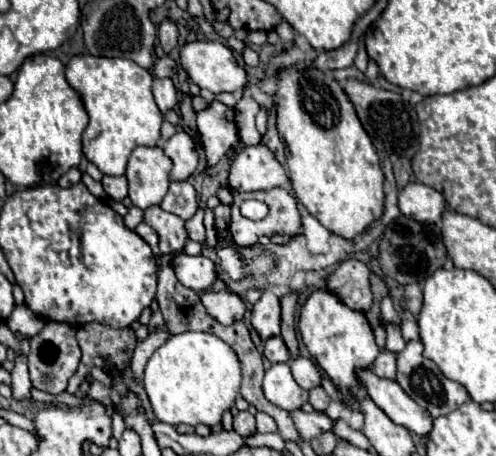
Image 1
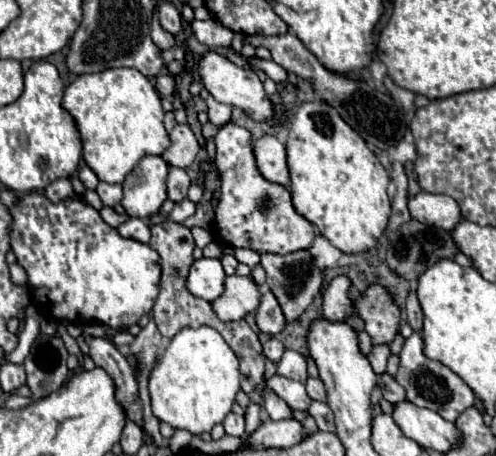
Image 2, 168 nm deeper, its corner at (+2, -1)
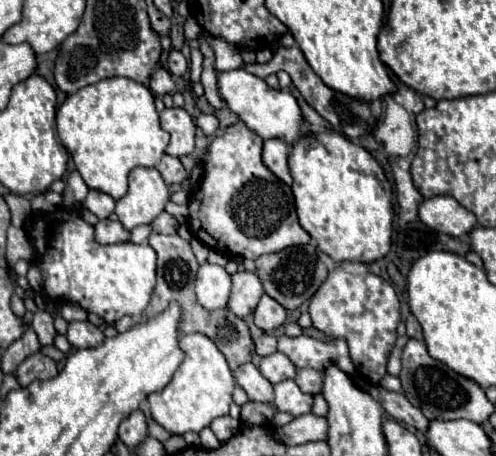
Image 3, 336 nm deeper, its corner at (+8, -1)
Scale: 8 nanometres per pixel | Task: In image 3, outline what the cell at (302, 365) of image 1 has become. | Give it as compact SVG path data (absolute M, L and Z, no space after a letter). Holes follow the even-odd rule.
M276 351L276 353L260 359L260 373L272 385L276 385L284 379L294 379L296 377L296 367L292 365L292 361L288 361L288 357L284 357L284 353Z

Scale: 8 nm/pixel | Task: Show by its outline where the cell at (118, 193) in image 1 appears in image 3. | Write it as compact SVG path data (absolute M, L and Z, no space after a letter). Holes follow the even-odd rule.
M90 191L84 199L84 207L92 211L98 219L106 219L114 211L114 199L102 191Z

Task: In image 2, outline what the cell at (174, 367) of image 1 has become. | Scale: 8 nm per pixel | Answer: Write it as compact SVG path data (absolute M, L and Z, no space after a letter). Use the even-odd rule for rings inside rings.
M212 327L182 329L158 355L150 373L148 389L152 397L152 413L174 429L186 429L192 435L212 431L212 427L222 423L230 413L234 397L240 391L238 365L234 351Z

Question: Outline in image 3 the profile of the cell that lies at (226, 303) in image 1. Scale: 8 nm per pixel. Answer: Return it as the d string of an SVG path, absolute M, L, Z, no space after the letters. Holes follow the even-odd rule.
M238 271L232 275L232 295L228 309L238 317L248 317L254 313L262 295L264 289L258 275L250 271Z

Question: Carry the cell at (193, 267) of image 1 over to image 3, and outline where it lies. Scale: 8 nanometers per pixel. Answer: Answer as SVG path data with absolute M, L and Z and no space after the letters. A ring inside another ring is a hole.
M202 265L196 275L196 295L198 303L208 311L224 309L230 299L232 281L224 267L220 265Z

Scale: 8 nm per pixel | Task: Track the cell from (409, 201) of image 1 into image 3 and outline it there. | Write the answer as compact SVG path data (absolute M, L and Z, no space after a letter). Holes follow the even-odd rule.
M438 195L422 201L420 221L424 221L430 229L448 233L452 237L468 235L478 225L474 213L464 209L454 197L446 197L446 195Z

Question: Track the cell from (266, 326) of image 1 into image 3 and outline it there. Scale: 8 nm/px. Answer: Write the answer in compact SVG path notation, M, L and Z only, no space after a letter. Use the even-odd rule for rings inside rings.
M262 295L256 311L254 311L254 323L262 331L274 331L286 321L286 309L272 299L270 295Z

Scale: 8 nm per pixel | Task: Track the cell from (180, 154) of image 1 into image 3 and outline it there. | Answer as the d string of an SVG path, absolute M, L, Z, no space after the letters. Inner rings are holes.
M182 107L164 109L160 113L160 125L170 133L170 143L166 147L168 155L182 157L194 151L194 121Z

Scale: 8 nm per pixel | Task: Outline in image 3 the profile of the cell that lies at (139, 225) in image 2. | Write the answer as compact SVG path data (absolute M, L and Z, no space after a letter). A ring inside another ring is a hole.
M104 219L104 221L98 221L94 225L94 239L96 243L100 245L112 245L112 243L124 243L128 241L128 231L120 225L120 221L110 221L110 219Z

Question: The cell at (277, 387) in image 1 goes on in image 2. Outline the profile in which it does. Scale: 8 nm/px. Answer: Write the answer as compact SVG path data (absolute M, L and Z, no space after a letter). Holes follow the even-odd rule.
M272 375L266 379L266 387L274 391L280 399L284 399L292 409L308 409L312 399L306 395L306 389L300 381L282 377L282 375Z

